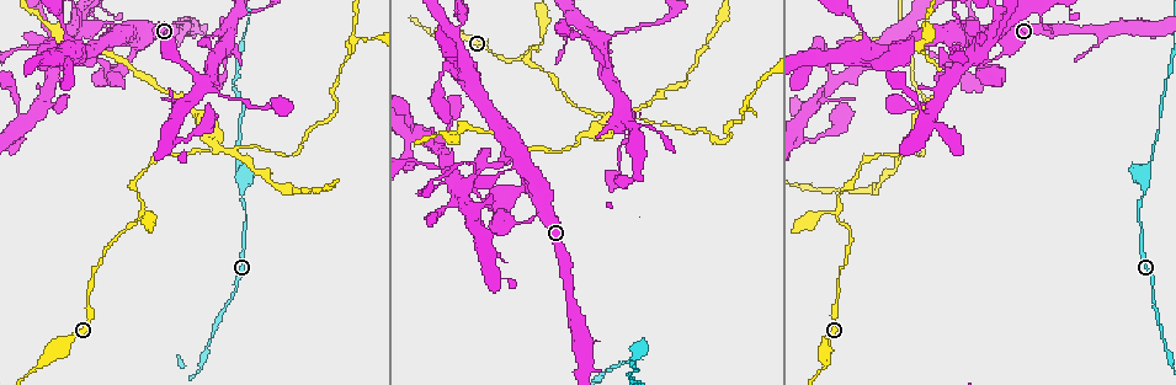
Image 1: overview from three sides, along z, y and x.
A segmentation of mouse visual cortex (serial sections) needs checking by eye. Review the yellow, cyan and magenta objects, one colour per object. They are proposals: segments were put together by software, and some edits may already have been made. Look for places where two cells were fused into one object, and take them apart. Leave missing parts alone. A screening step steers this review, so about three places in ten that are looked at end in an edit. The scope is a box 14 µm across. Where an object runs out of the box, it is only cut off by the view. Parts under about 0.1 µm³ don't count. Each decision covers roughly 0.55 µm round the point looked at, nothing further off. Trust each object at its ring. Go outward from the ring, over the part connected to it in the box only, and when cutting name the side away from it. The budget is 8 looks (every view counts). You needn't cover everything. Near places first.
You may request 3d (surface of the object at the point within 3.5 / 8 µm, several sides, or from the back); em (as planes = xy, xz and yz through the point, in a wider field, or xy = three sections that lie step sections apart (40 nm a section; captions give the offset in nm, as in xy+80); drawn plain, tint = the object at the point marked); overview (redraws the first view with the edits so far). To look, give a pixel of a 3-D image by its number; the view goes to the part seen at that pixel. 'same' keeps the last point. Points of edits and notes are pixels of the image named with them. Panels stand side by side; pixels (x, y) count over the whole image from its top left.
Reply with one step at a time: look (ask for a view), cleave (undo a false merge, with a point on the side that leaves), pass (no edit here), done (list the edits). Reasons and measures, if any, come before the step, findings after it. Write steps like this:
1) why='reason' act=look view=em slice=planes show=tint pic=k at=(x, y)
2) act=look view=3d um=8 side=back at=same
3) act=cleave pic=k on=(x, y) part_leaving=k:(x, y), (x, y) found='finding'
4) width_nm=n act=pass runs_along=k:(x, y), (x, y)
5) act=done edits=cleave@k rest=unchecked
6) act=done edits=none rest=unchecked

why='thin neck' act=look view=3d um=3.5 pic=1 at=(1151, 149)

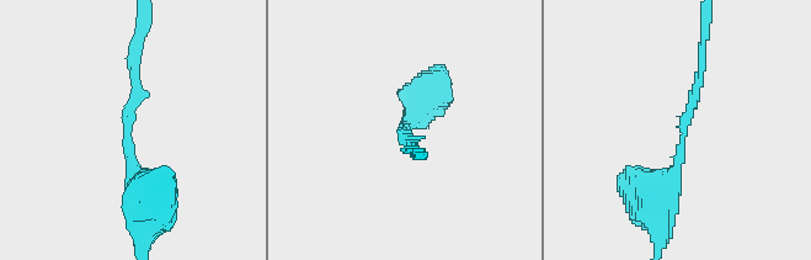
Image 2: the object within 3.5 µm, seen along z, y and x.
why='shape alone is not enough' act=look view=em slice=xy step=1 show=tint pic=2 at=(399, 130)

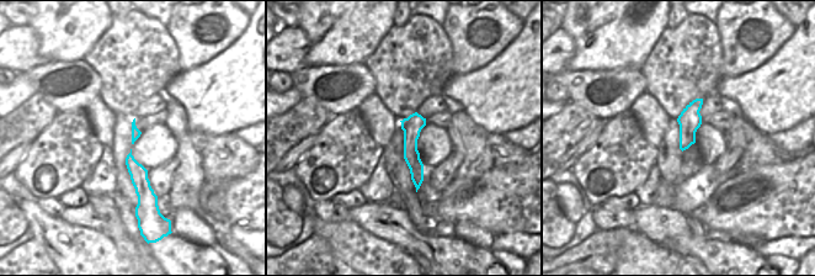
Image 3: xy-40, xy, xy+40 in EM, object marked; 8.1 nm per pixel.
act=look view=em slice=xy step=2 show=tint at=same

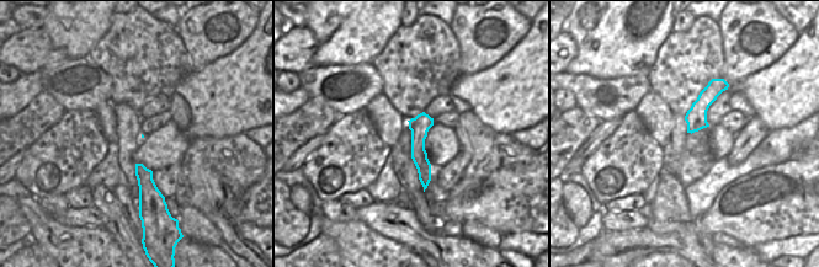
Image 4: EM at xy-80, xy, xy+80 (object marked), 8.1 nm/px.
arm_widths_nm=100,450 act=pass runs_along=4:(423, 116), (419, 156), (425, 182) found='continuous, no second cell'

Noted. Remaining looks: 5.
why='two arms in line, one across' act=look view=3d um=3.5 pic=1 at=(518, 167)

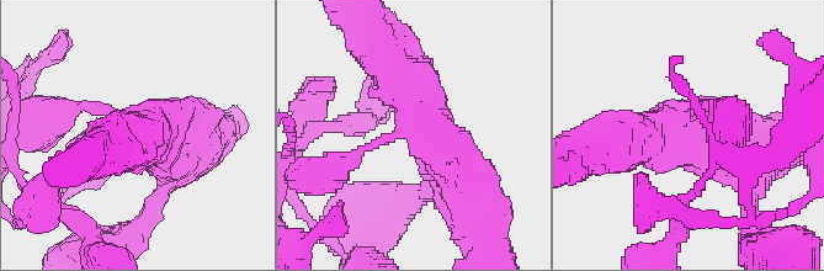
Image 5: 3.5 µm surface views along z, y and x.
arm_widths_nm=150,600,600 act=pass runs_along=5:(471, 191), (425, 126), (357, 154) found='continuous, no second cell'

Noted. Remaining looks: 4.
why='branch point' act=look view=3d um=3.5 pic=1 at=(534, 45)

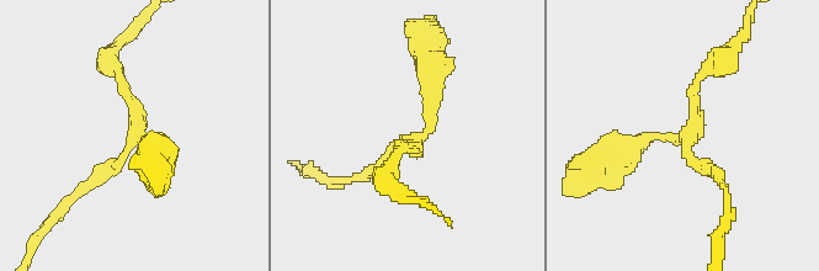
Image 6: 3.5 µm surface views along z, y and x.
arms=3 arm_widths_nm=150,150,200 why='need the tissue' act=look view=em slice=planes show=tint pic=6 at=(408, 142)

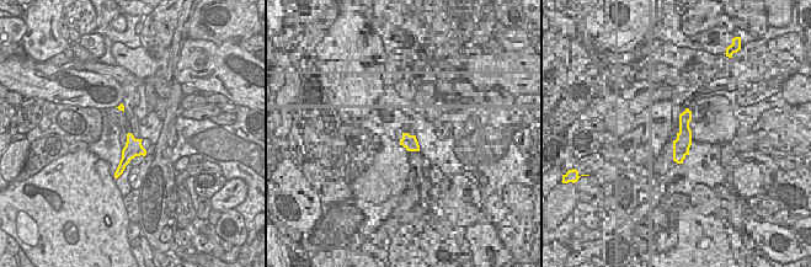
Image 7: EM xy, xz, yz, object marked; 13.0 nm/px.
act=pass runs_along=6:(88, 187), (137, 131), (117, 70) found='continuous, no second cell'

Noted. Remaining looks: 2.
act=done edits=none rest=unchecked

